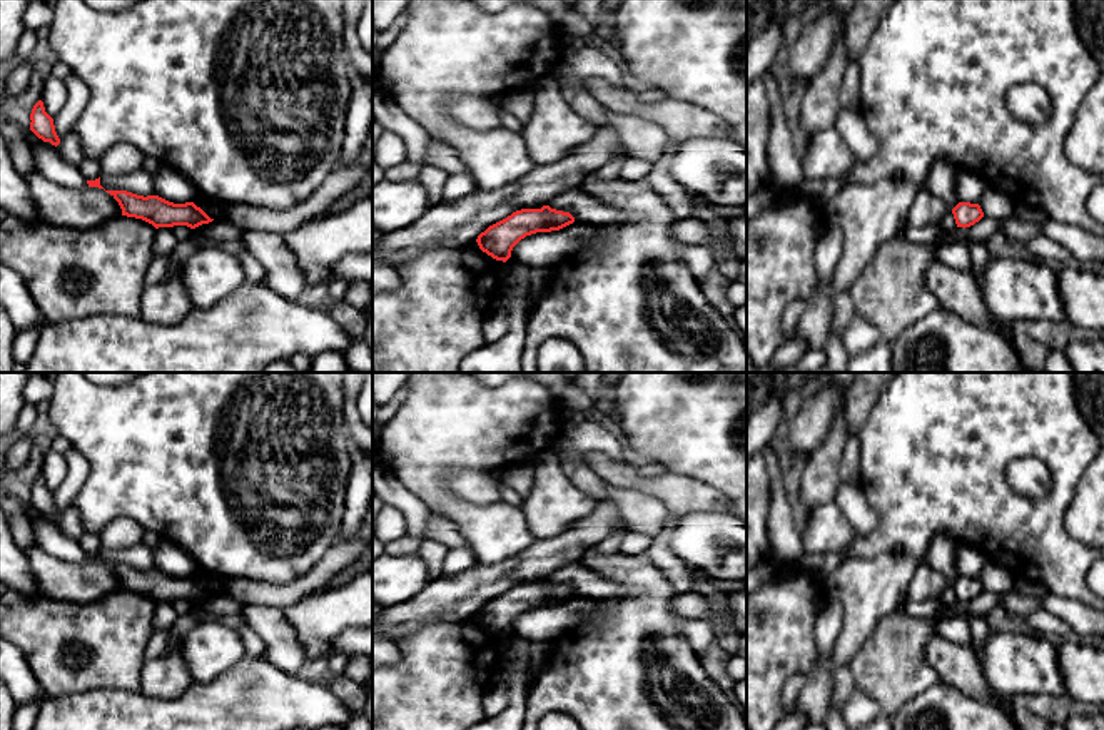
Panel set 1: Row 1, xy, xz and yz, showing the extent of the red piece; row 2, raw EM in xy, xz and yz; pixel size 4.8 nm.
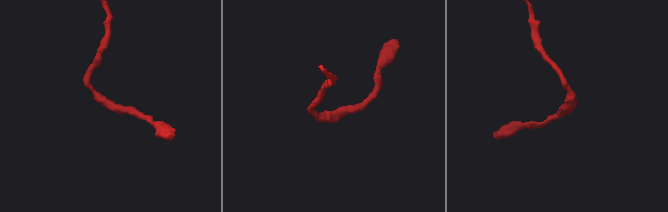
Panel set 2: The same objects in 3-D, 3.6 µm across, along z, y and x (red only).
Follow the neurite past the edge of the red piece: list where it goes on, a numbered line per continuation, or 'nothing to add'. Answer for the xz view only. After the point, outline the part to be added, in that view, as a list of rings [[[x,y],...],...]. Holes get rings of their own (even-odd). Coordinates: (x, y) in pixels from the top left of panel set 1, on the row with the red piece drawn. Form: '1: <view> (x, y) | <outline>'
nothing to add

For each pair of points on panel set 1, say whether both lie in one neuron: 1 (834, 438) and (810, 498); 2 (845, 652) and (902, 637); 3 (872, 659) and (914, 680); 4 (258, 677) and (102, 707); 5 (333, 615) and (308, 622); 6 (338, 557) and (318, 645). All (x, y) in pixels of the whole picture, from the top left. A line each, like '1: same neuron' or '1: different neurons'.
1: same neuron
2: different neurons
3: same neuron
4: same neuron
5: same neuron
6: different neurons

